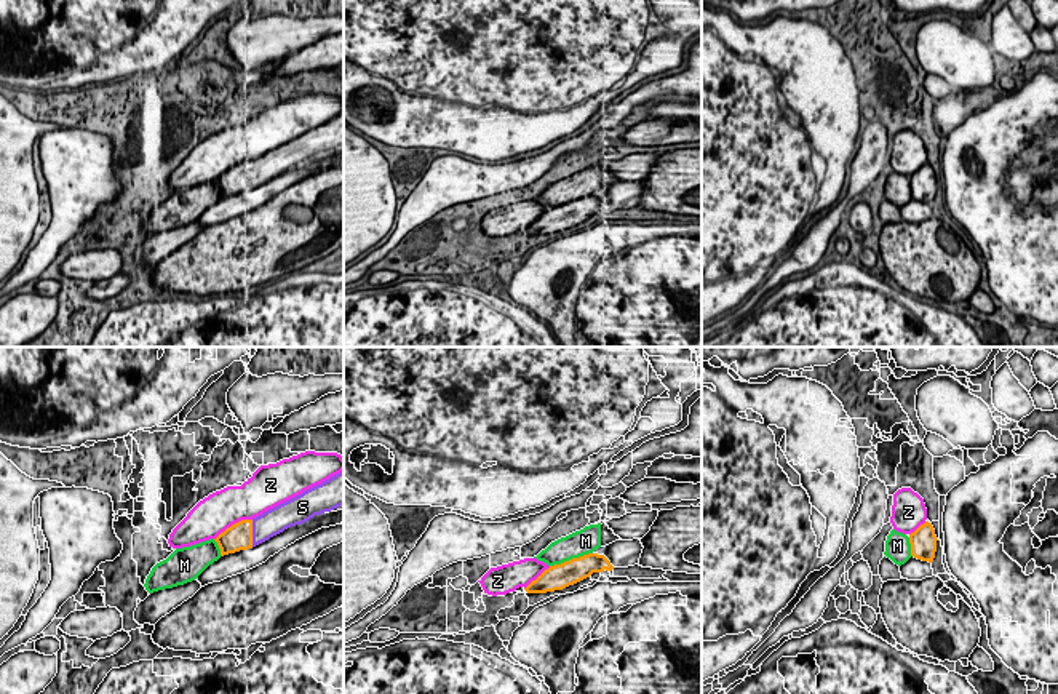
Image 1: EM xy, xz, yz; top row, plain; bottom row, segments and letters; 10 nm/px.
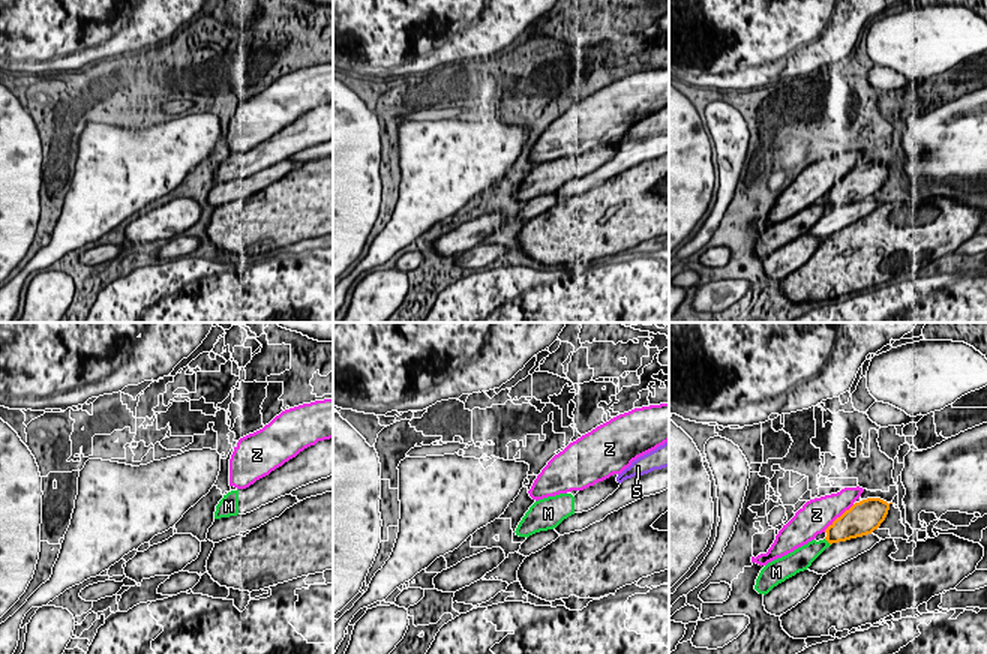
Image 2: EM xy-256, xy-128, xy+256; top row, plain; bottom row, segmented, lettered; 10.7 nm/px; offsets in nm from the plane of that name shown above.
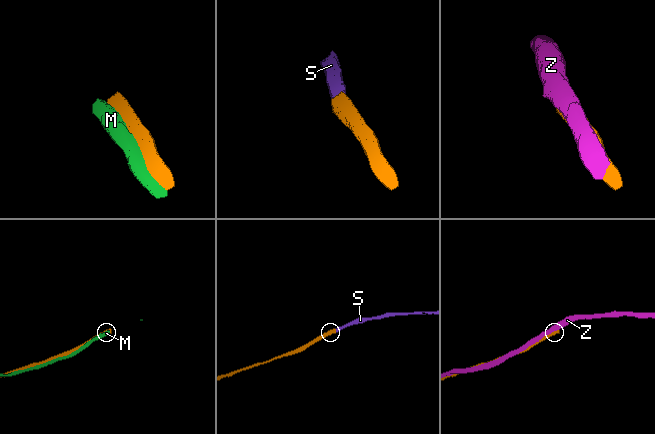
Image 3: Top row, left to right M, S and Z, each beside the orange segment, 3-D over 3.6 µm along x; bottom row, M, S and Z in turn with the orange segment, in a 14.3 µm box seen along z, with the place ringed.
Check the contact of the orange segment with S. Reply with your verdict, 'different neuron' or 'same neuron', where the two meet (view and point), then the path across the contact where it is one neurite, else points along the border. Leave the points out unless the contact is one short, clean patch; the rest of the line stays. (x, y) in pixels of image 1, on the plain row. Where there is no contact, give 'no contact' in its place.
same neuron; meets orange in xy at (251, 175); runs through xy (238, 178), (251, 175), (272, 163)

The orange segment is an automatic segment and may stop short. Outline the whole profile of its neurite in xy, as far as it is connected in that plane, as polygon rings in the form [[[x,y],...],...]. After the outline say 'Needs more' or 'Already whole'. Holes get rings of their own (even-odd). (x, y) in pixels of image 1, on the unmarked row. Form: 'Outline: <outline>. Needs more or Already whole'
Outline: [[[344,114],[253,162],[241,162],[232,166],[214,182],[217,184],[222,198],[248,192],[291,168],[302,166],[315,157],[331,154],[340,147],[344,147]]]. Needs more

